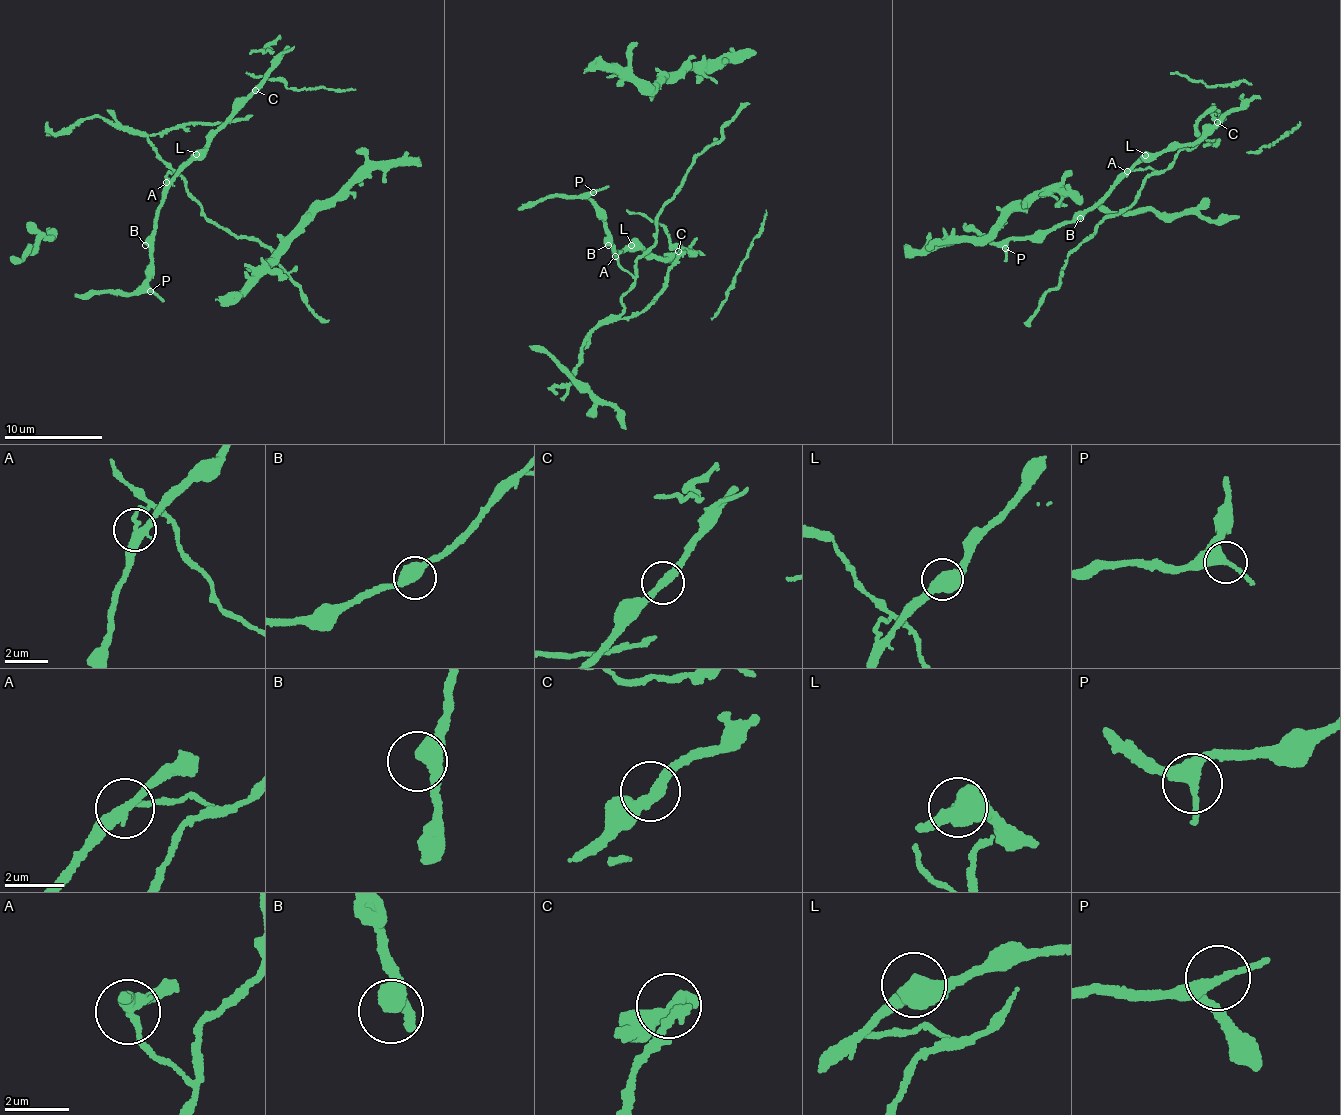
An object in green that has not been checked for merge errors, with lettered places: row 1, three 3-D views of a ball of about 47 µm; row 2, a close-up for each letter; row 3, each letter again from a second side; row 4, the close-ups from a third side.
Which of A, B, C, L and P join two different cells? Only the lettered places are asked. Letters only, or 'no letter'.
A

